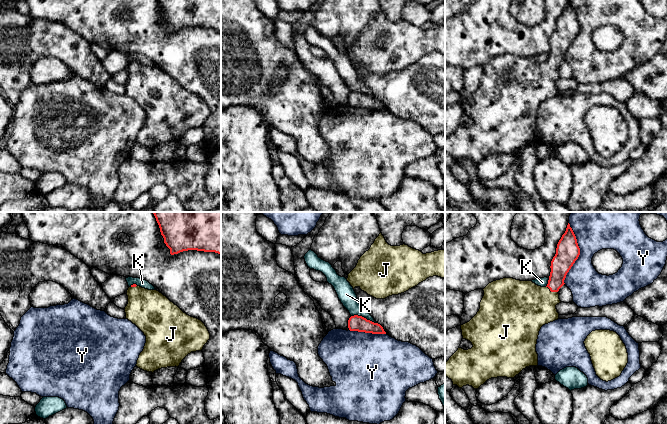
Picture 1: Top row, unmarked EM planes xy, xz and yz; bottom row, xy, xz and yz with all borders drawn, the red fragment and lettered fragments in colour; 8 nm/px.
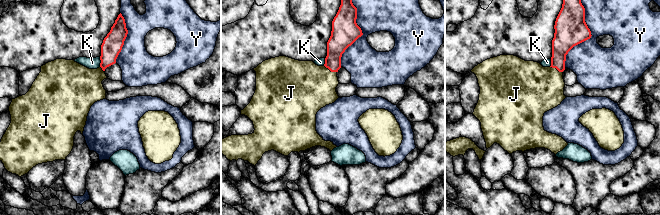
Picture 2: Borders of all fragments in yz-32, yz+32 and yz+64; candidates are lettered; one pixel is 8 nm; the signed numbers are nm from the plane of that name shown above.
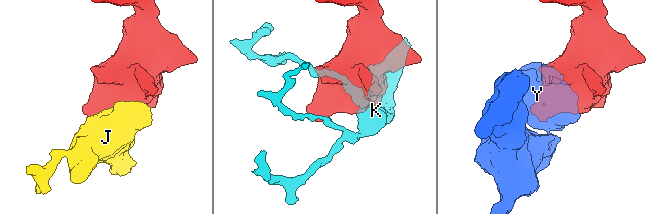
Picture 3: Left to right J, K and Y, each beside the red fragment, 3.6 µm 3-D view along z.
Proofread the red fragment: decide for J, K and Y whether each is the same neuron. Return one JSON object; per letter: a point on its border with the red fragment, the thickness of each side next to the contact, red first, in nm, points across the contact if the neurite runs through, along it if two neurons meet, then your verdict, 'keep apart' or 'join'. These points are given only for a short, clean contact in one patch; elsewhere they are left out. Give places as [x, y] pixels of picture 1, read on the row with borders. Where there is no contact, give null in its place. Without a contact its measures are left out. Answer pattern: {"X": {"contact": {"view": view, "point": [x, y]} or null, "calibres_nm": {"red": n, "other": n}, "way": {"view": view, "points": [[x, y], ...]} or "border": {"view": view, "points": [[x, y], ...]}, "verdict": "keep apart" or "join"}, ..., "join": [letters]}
{"J": {"contact": {"view": "yz", "point": [552, 291]}, "calibres_nm": {"red": 160, "other": 400}, "way": {"view": "yz", "points": [[562, 262], [552, 291], [537, 305], [526, 307]]}, "verdict": "join"}, "K": {"contact": {"view": "xz", "point": [363, 317]}, "calibres_nm": {"red": 130, "other": 140}, "verdict": "keep apart"}, "Y": {"contact": {"view": "yz", "point": [579, 253]}, "calibres_nm": {"red": 190, "other": 360}, "verdict": "keep apart"}, "join": ["J"]}

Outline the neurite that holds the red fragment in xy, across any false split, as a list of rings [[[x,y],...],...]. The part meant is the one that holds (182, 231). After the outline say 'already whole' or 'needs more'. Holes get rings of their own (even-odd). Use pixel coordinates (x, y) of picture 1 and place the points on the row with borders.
[[[153,212],[170,254],[197,250],[221,255],[221,212]]]; already whole

